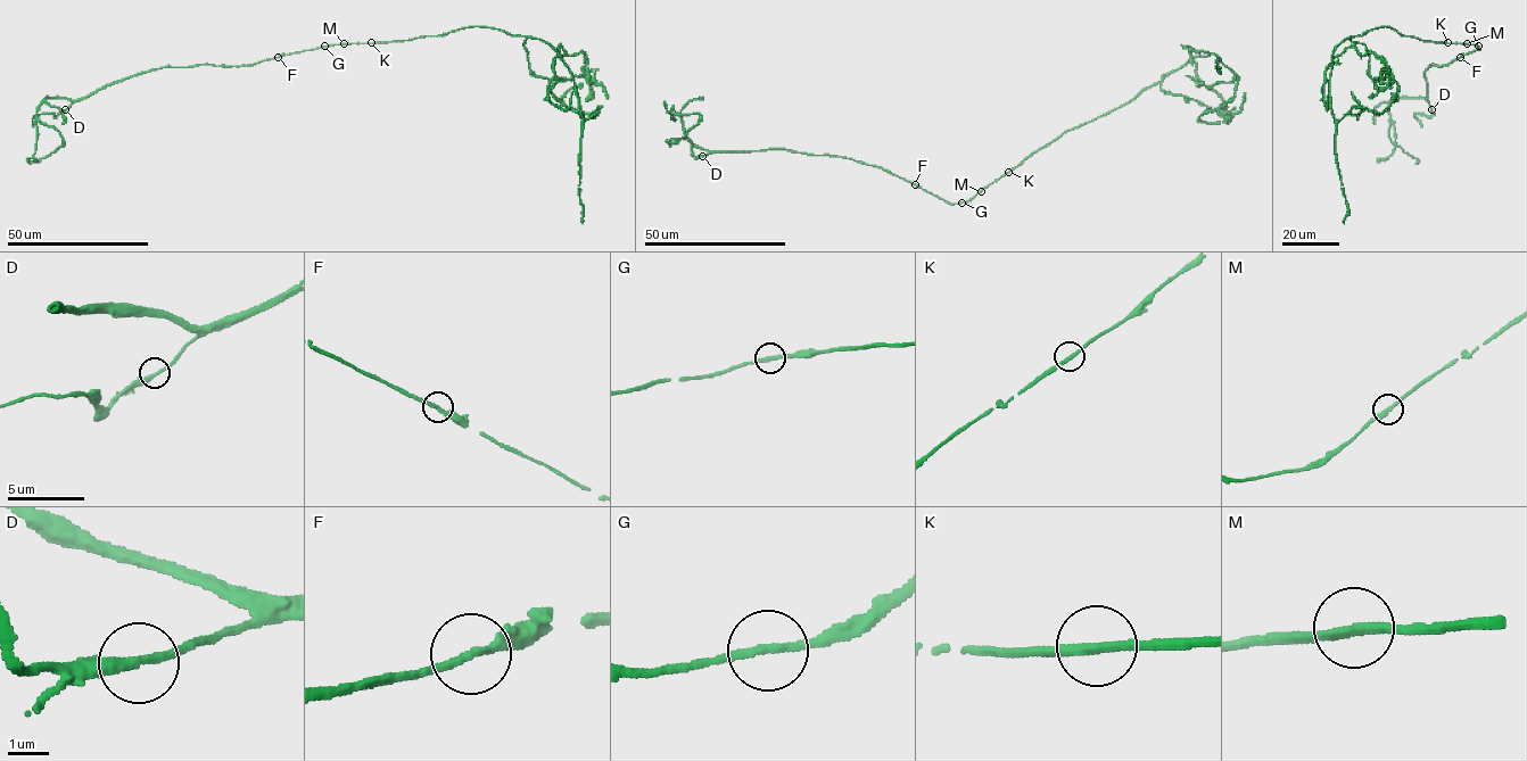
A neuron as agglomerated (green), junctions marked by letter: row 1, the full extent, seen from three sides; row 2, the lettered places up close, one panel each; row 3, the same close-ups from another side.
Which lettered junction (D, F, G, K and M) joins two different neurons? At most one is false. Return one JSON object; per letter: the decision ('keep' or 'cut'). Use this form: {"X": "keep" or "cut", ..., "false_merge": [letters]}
{"D": "keep", "F": "keep", "G": "keep", "K": "keep", "M": "keep", "false_merge": []}

